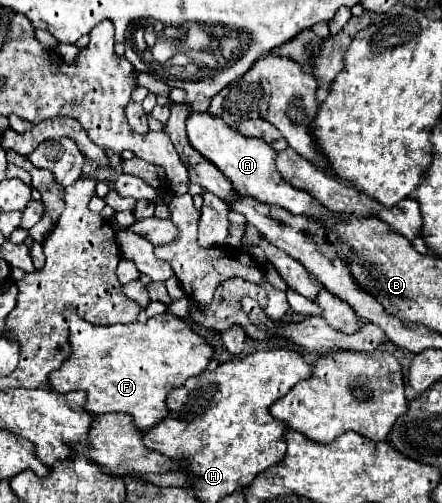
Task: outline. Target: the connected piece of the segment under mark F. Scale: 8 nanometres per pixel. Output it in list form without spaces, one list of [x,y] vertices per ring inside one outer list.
[[[160,314],[142,322],[132,324],[116,324],[116,326],[92,326],[82,318],[70,320],[70,356],[64,364],[48,376],[48,388],[54,392],[70,392],[84,390],[86,404],[84,410],[90,414],[108,414],[122,412],[130,414],[136,428],[152,428],[166,416],[166,396],[170,390],[180,388],[190,376],[200,374],[206,364],[212,360],[212,348],[206,344],[202,336],[198,336],[186,320],[180,320],[172,314]]]

